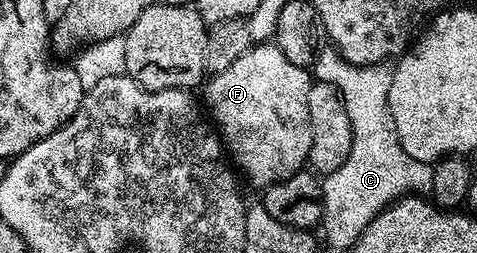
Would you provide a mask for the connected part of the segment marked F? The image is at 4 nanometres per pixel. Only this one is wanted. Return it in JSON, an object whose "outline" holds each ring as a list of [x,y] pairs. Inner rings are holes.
{"outline":[[[254,44],[245,50],[236,64],[224,68],[224,72],[213,75],[209,81],[205,83],[205,105],[209,117],[233,165],[246,173],[252,185],[265,188],[274,182],[283,182],[307,165],[312,148],[312,124],[308,116],[308,92],[312,74],[307,67],[292,64],[292,60],[288,60],[288,56],[284,56],[284,52],[280,52],[273,44]]]}

